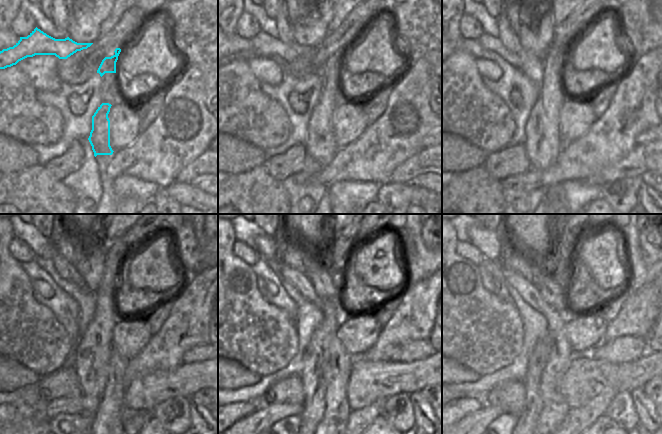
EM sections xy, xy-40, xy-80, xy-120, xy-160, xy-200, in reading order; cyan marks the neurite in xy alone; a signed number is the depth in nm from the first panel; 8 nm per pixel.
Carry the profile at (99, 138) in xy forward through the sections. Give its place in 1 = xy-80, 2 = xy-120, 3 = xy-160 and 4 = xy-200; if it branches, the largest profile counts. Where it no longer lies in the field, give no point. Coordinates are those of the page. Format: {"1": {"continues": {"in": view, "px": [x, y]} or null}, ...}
{"1": {"continues": {"in": "xy-80", "px": [543, 144]}}, "2": {"continues": {"in": "xy-120", "px": [93, 350]}}, "3": {"continues": {"in": "xy-160", "px": [313, 384]}}, "4": {"continues": {"in": "xy-200", "px": [533, 380]}}}

